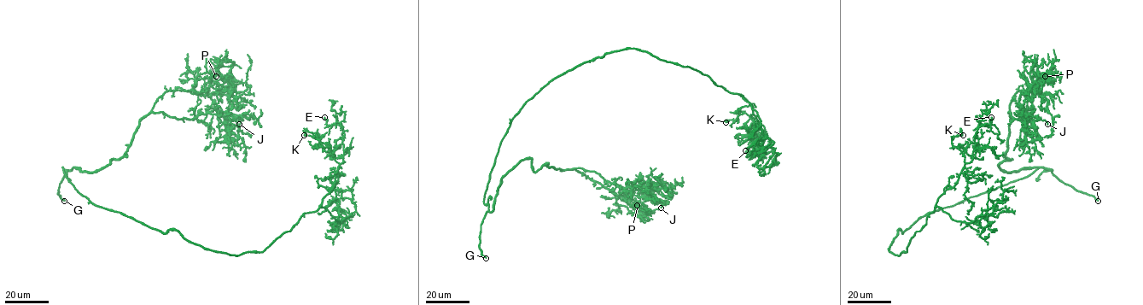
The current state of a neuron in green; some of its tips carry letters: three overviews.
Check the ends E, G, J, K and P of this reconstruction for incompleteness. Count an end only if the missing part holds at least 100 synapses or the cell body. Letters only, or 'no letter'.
G

